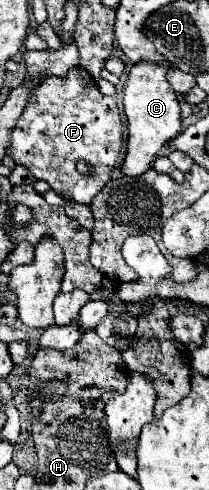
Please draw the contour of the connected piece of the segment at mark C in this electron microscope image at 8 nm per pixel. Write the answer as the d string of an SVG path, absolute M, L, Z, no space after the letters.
M139 61L129 71L129 81L125 85L123 107L129 121L129 139L127 139L127 157L123 163L123 173L137 177L151 167L157 151L179 135L181 131L181 107L175 91L167 81L167 71L171 69L169 63L151 63Z

